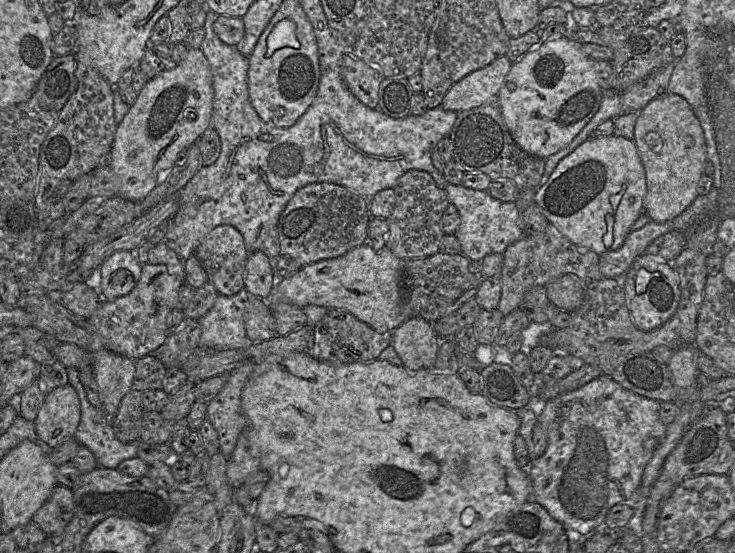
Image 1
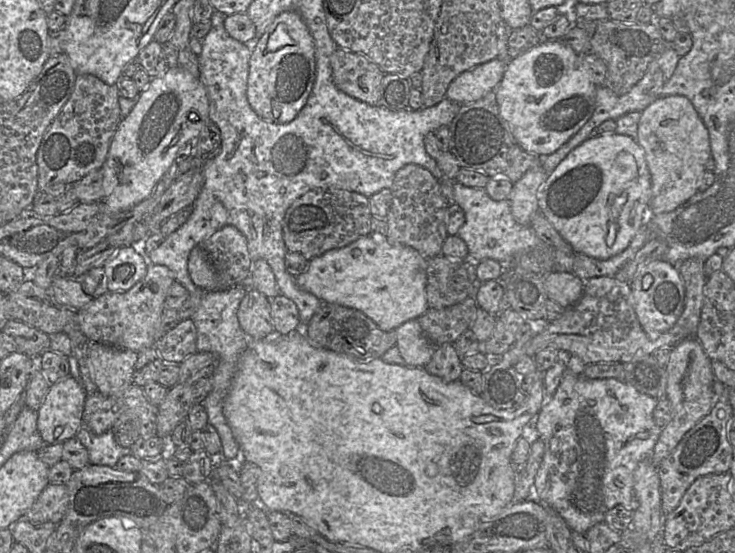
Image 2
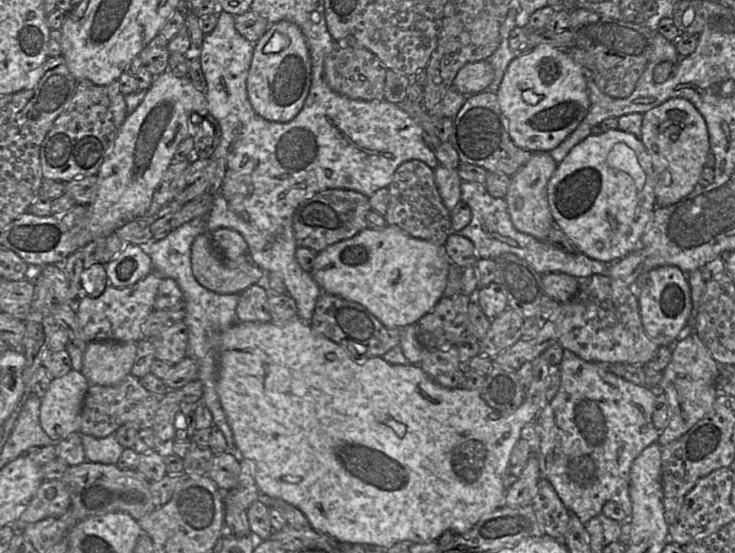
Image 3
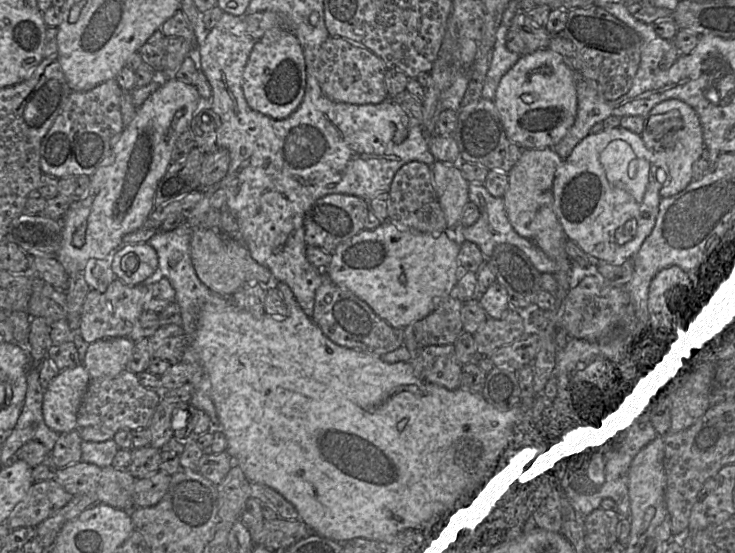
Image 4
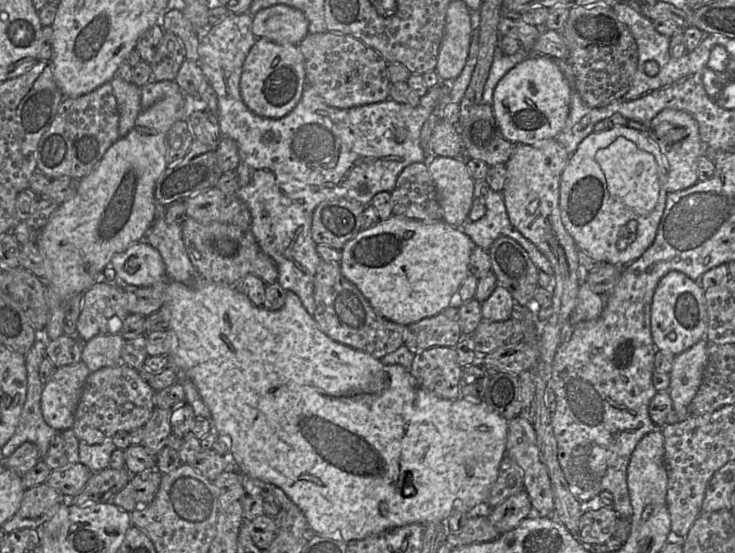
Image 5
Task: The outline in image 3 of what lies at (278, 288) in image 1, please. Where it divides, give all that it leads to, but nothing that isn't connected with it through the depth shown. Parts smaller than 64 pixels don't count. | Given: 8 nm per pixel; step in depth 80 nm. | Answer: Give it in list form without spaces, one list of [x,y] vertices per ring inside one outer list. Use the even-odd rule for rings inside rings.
[[[386,225],[379,229],[367,227],[352,238],[318,252],[310,273],[323,292],[363,305],[388,329],[401,329],[417,323],[443,297],[451,263],[444,246],[414,238],[397,226]]]

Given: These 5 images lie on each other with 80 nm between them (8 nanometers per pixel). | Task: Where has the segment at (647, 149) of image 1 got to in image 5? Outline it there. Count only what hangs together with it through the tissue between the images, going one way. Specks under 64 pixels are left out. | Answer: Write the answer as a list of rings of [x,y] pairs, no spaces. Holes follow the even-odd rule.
[[[666,108],[652,119],[648,129],[648,137],[658,145],[670,165],[665,189],[676,192],[696,184],[699,181],[698,159],[704,154],[704,144],[696,120],[685,111]]]

